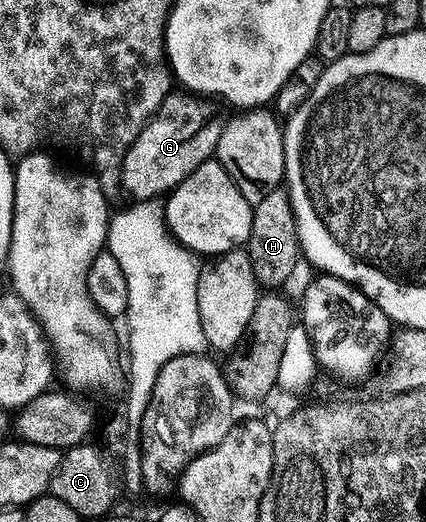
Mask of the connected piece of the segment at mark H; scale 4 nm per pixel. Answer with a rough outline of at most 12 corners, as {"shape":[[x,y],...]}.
{"shape":[[287,190],[253,206],[246,250],[257,286],[279,290],[300,250]]}

